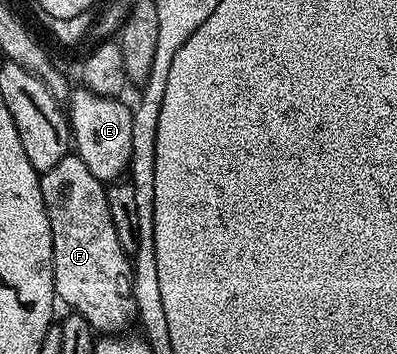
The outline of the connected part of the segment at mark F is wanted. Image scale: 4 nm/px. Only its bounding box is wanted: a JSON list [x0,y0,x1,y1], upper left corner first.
[39,152,136,336]

